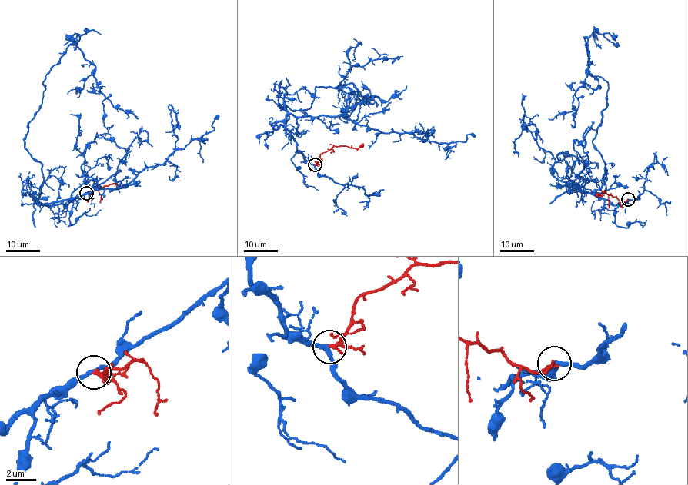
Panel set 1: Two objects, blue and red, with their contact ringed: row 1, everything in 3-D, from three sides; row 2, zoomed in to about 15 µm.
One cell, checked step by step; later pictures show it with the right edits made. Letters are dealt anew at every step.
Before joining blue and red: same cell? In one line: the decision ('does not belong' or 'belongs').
belongs

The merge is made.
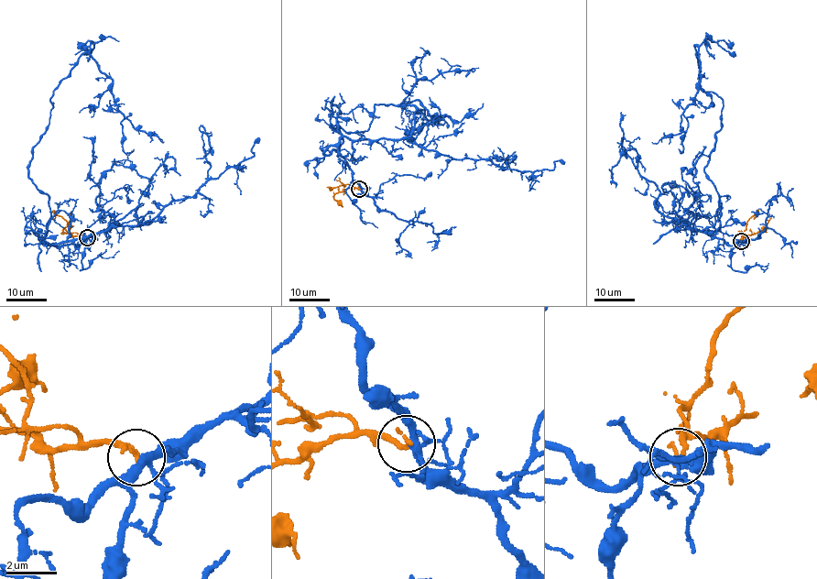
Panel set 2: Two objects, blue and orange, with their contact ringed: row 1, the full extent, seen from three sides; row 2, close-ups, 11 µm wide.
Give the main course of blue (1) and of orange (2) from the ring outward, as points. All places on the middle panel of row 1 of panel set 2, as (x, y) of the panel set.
1: (360, 189), (324, 153), (332, 125), (364, 131), (375, 105), (419, 101), (460, 123), (483, 103)
2: (360, 189), (348, 187), (335, 194), (333, 199), (343, 207)

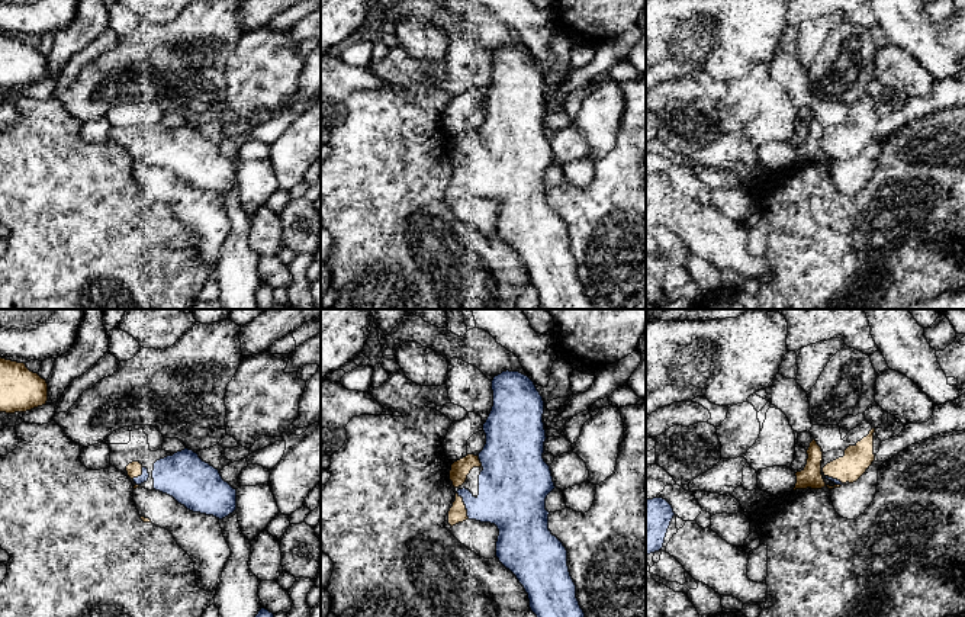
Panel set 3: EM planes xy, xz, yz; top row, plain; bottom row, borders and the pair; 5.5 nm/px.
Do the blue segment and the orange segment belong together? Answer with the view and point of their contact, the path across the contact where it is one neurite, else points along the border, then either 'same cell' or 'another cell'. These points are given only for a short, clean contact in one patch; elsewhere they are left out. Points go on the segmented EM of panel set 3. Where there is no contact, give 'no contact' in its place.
meets blue in xz at (465, 504); same cell

